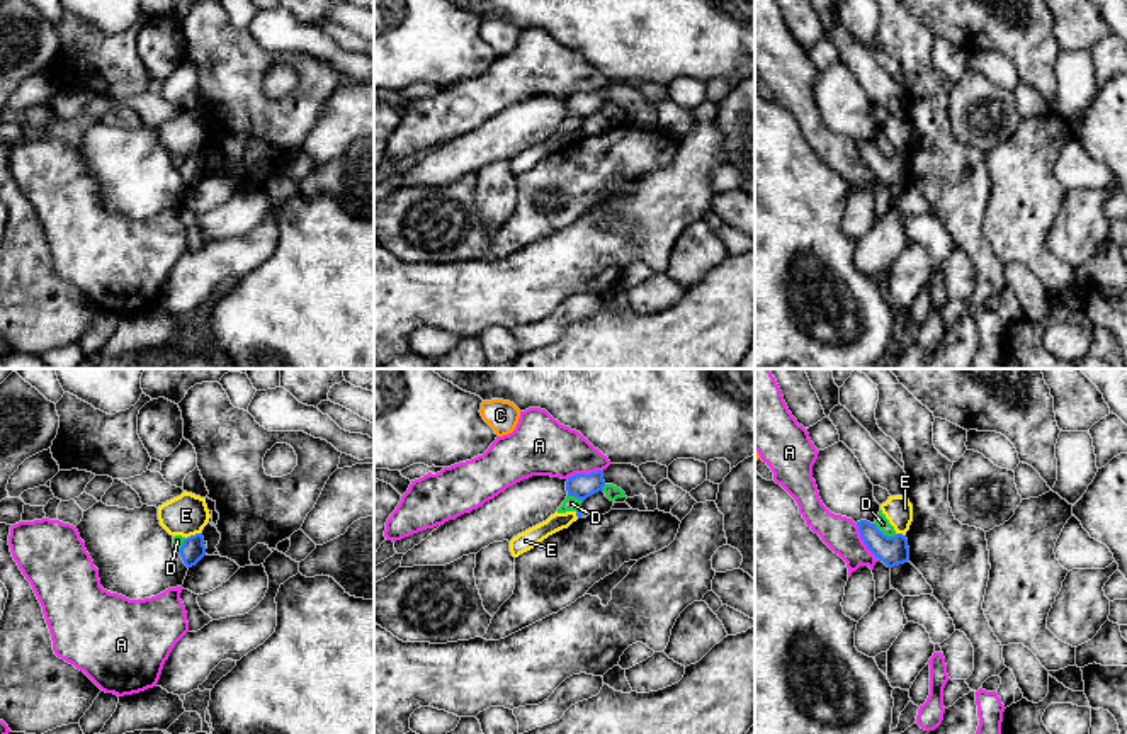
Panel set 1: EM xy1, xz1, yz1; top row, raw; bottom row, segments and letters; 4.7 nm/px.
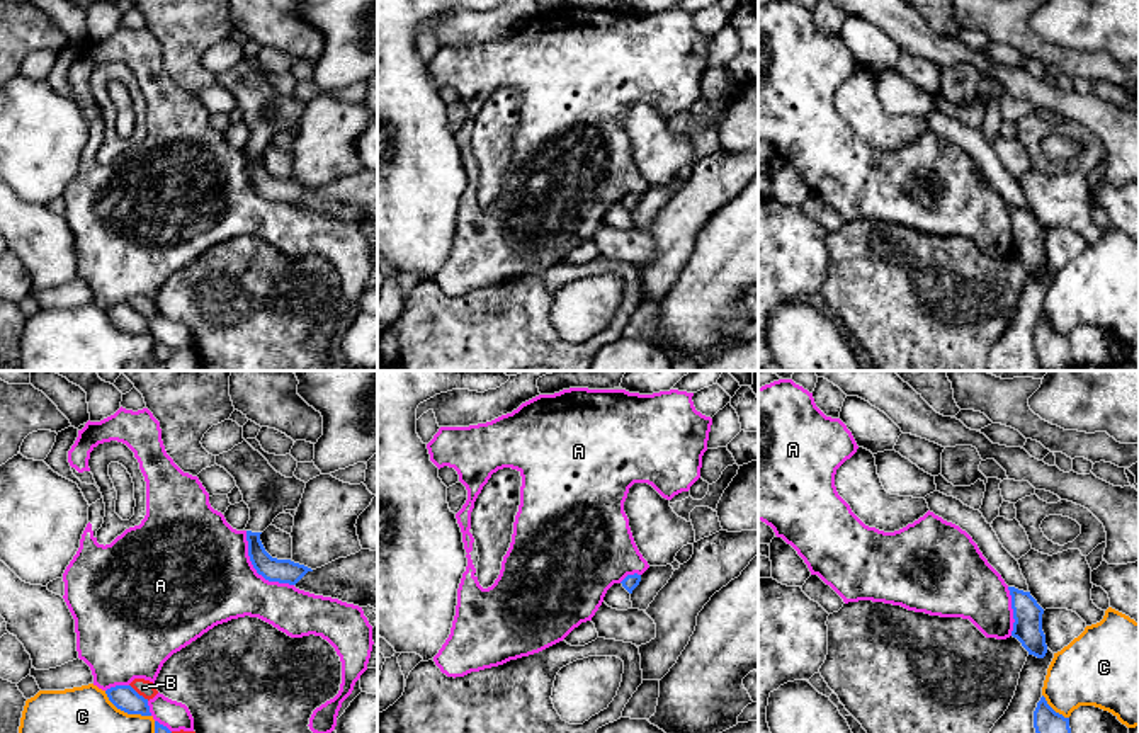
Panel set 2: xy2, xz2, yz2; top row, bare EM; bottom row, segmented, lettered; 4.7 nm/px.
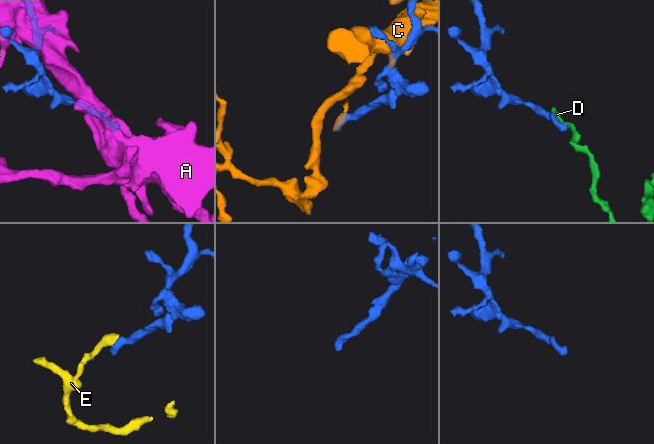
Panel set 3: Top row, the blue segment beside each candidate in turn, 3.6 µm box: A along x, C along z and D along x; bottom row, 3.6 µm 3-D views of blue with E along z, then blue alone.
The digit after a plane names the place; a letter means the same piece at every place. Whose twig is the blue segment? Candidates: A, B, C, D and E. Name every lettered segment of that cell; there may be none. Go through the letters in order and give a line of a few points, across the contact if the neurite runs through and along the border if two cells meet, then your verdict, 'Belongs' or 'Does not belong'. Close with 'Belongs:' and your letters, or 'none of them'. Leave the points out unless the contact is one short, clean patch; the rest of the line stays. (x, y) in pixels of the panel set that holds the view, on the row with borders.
A: Does not belong
B: Does not belong
C: Does not belong
D: Line: yz1 (874, 524), (888, 536), (898, 534). Does not belong
E: Line: xy1 (199, 532), (186, 539). Does not belong
Belongs: none of them

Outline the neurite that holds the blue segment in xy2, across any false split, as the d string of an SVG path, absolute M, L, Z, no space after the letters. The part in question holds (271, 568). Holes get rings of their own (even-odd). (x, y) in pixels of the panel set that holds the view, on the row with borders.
M246 440L216 456L216 464L235 478L243 502L250 509L245 531L253 568L269 582L296 585L313 570L291 560L272 558L265 551L260 534L272 526L279 514L286 510L298 512L306 483L296 476L286 478L277 473Z

